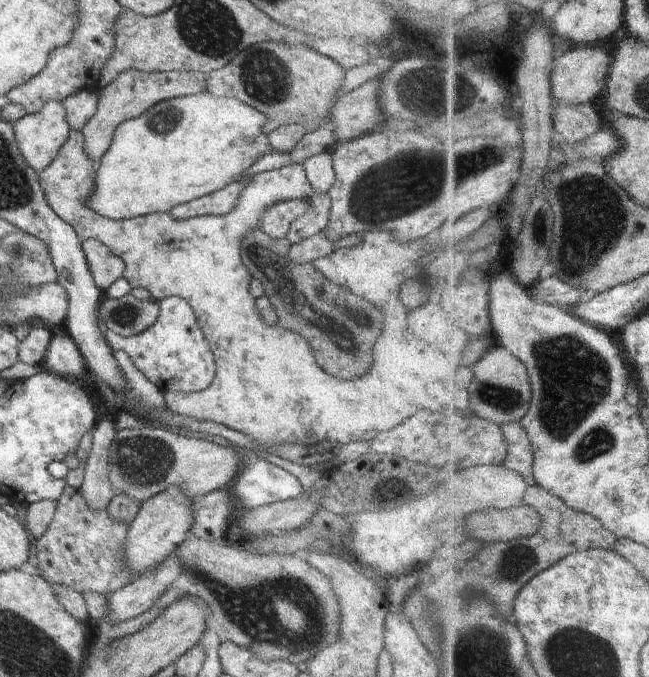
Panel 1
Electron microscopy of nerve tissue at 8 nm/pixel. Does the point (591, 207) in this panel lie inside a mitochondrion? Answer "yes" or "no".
yes

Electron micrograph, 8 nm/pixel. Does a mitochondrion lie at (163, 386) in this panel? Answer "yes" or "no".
no

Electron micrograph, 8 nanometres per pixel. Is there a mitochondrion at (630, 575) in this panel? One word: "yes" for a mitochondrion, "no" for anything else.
no

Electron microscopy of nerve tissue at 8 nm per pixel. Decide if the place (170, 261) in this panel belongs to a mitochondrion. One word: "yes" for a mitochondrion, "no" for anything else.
no

